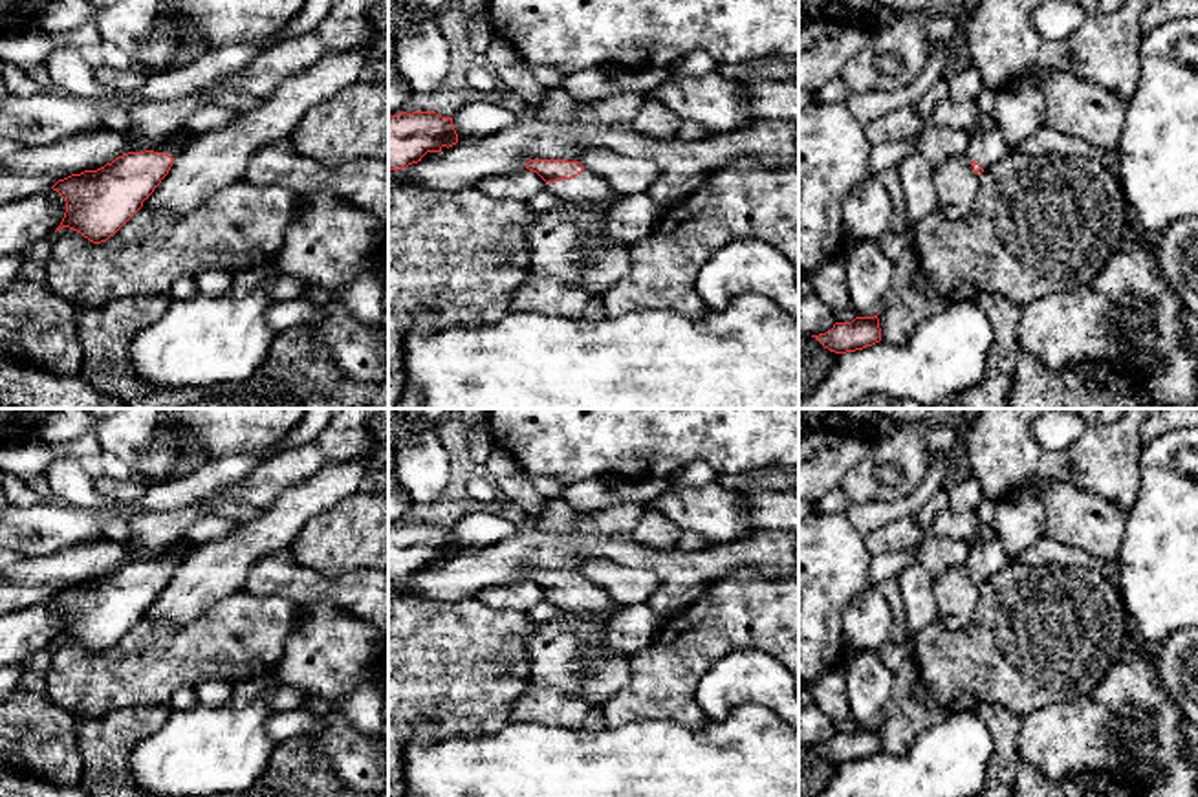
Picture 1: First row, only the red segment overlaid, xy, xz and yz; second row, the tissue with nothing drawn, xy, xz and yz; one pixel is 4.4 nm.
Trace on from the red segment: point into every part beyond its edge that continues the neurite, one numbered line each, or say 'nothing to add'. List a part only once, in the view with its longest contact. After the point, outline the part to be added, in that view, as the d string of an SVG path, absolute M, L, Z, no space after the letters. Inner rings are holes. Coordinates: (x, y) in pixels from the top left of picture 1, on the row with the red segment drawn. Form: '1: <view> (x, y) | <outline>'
1: xz (588, 189) | M584 169L572 180L561 180L548 185L548 191L561 196L566 202L584 203L584 205L604 205L615 200L614 189Z

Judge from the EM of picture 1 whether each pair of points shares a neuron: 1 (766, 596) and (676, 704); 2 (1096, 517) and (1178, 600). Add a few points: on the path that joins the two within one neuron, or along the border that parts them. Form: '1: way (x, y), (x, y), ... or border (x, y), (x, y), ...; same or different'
1: way (737, 616), (678, 675); same
2: border (1129, 510), (1125, 537), (1114, 563); different

